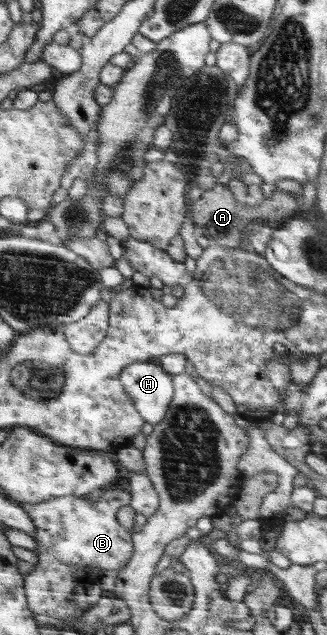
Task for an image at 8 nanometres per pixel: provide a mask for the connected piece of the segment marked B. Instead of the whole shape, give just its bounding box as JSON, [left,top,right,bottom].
[19,483,134,619]

